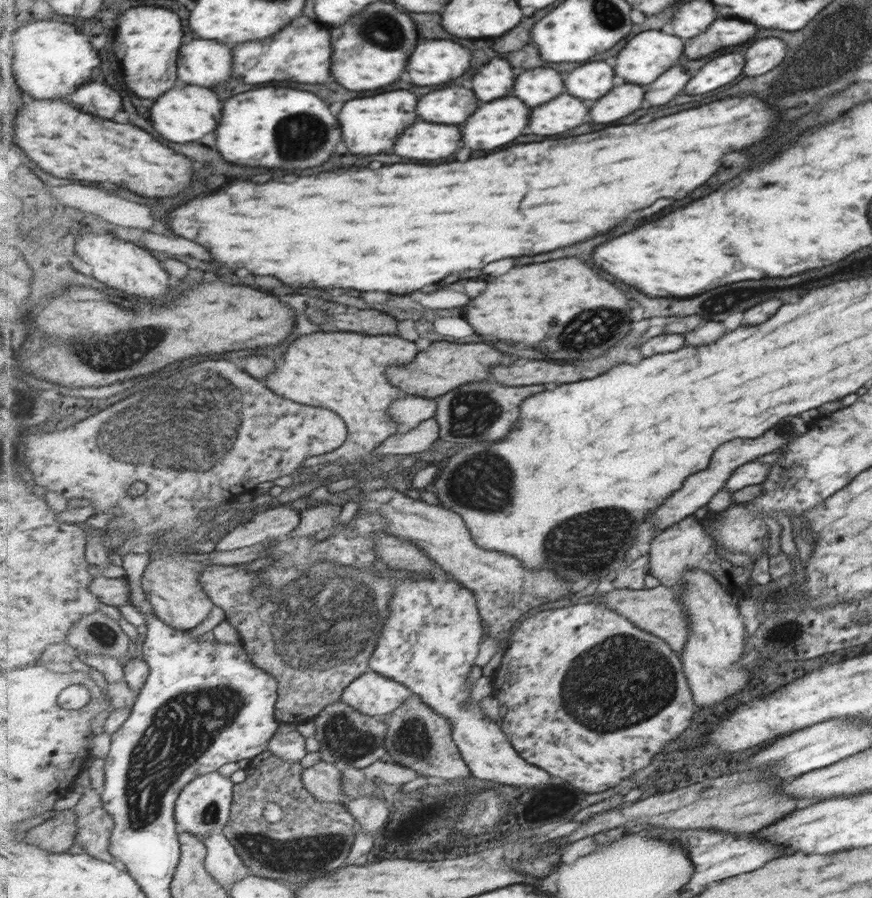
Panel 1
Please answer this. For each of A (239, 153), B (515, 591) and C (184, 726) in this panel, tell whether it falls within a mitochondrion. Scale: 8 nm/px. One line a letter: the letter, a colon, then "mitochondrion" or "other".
A: other
B: other
C: mitochondrion

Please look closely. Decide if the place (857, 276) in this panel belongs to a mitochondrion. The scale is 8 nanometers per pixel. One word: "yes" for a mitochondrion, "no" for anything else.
no

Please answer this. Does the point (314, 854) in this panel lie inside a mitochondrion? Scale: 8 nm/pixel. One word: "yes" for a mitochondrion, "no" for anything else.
yes

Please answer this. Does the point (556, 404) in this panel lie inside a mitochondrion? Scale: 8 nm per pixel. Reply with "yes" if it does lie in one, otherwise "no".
no

